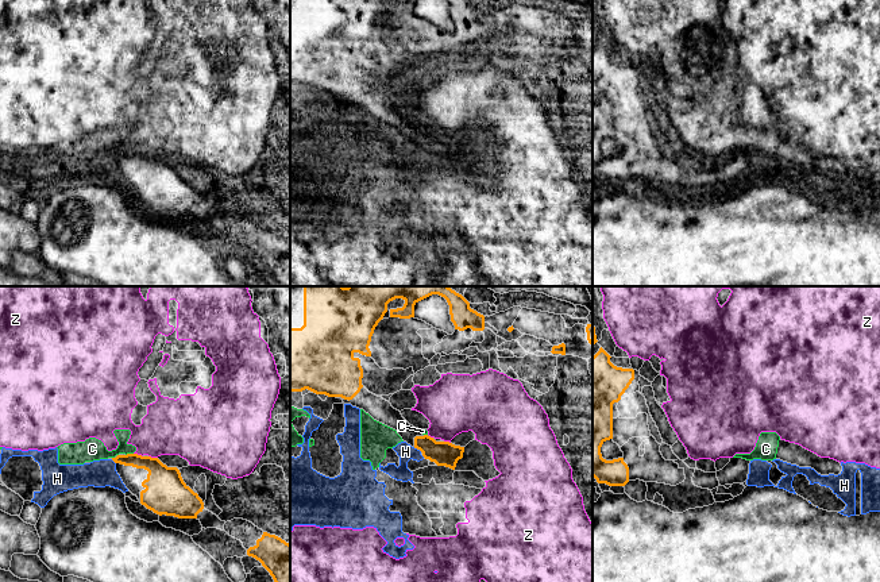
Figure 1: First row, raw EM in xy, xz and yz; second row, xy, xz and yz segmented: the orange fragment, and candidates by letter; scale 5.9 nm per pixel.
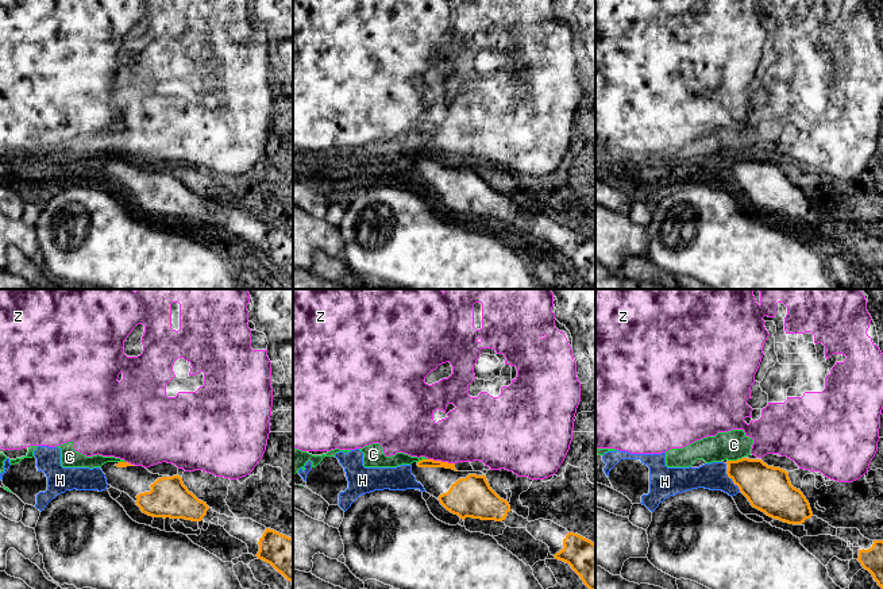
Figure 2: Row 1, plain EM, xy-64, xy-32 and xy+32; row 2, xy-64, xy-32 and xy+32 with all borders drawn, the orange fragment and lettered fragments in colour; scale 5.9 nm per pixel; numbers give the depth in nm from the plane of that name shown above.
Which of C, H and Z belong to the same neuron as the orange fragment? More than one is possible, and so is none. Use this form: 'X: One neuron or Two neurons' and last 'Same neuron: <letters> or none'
C: Two neurons
H: Two neurons
Z: Two neurons
Same neuron: none

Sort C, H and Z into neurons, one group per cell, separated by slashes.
C H Z

